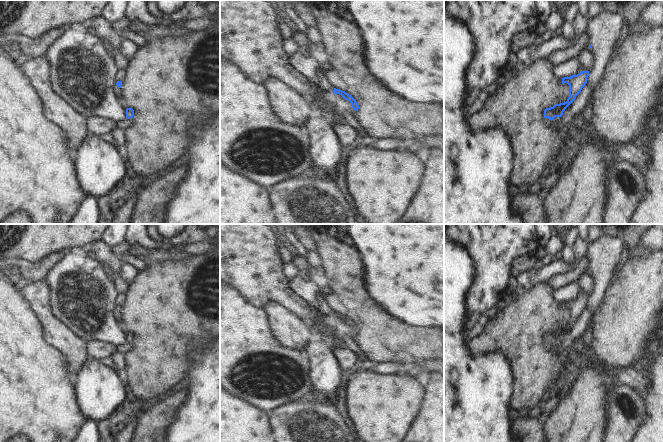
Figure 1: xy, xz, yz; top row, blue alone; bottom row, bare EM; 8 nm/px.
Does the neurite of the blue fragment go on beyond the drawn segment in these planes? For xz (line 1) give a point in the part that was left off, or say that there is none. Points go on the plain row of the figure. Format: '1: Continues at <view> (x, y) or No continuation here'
1: Continues at xz (324, 308)

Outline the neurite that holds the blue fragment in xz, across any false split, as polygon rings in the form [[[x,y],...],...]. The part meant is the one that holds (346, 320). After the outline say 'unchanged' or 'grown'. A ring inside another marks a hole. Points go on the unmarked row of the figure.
[[[321,289],[317,293],[317,301],[318,301],[319,312],[324,316],[341,319],[343,321],[343,323],[345,323],[345,324],[347,324],[351,327],[352,332],[355,335],[358,335],[359,329],[351,319],[346,317],[345,315],[342,315],[340,313],[336,313],[336,312],[333,311],[333,309],[331,308],[331,306],[328,304],[327,300],[326,300],[327,294],[328,294],[328,289]]]; grown

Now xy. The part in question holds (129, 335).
[[[132,332],[126,333],[126,342],[121,344],[116,344],[116,349],[119,352],[127,352],[132,349],[132,342],[134,340],[134,334]]]; grown

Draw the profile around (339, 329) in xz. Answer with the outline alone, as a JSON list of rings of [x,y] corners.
[[[324,316],[326,322],[331,326],[329,332],[319,334],[316,332],[315,337],[321,338],[327,343],[329,343],[333,348],[338,347],[337,341],[343,340],[343,337],[352,332],[352,329],[349,325],[345,324],[341,319]]]

